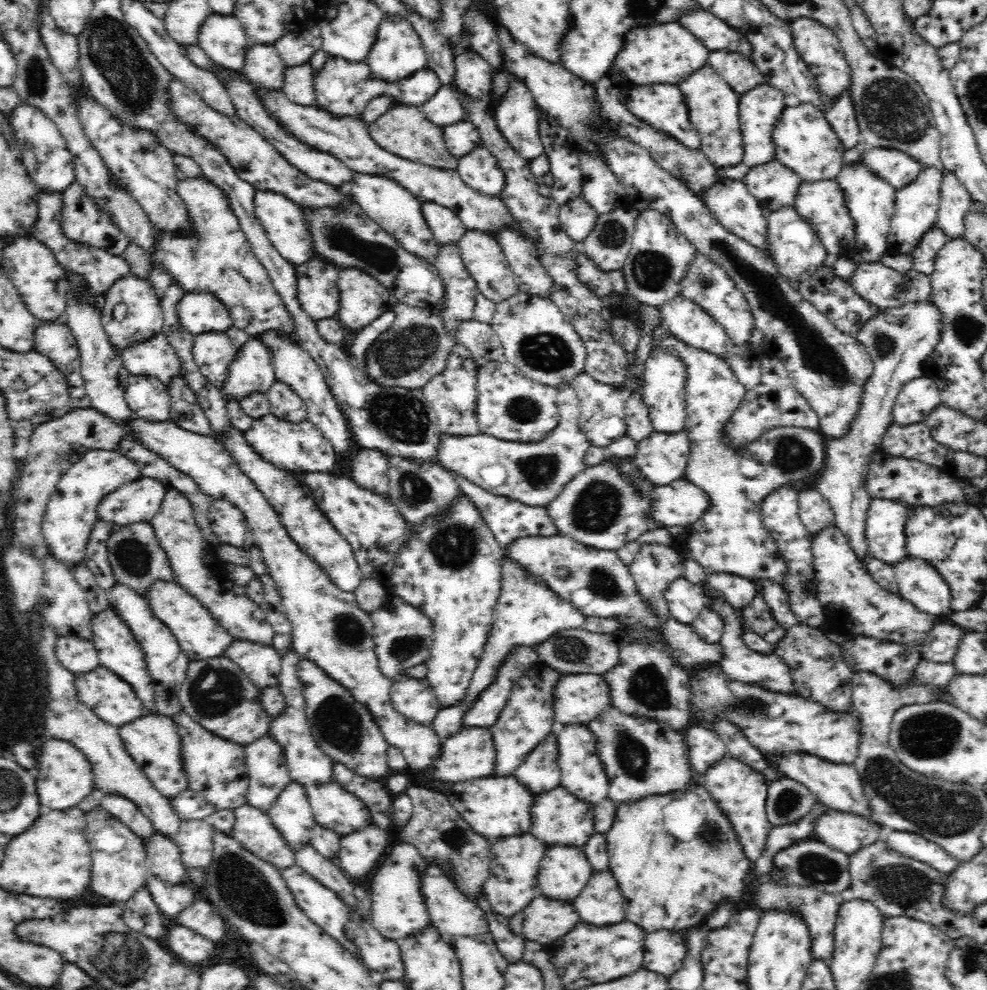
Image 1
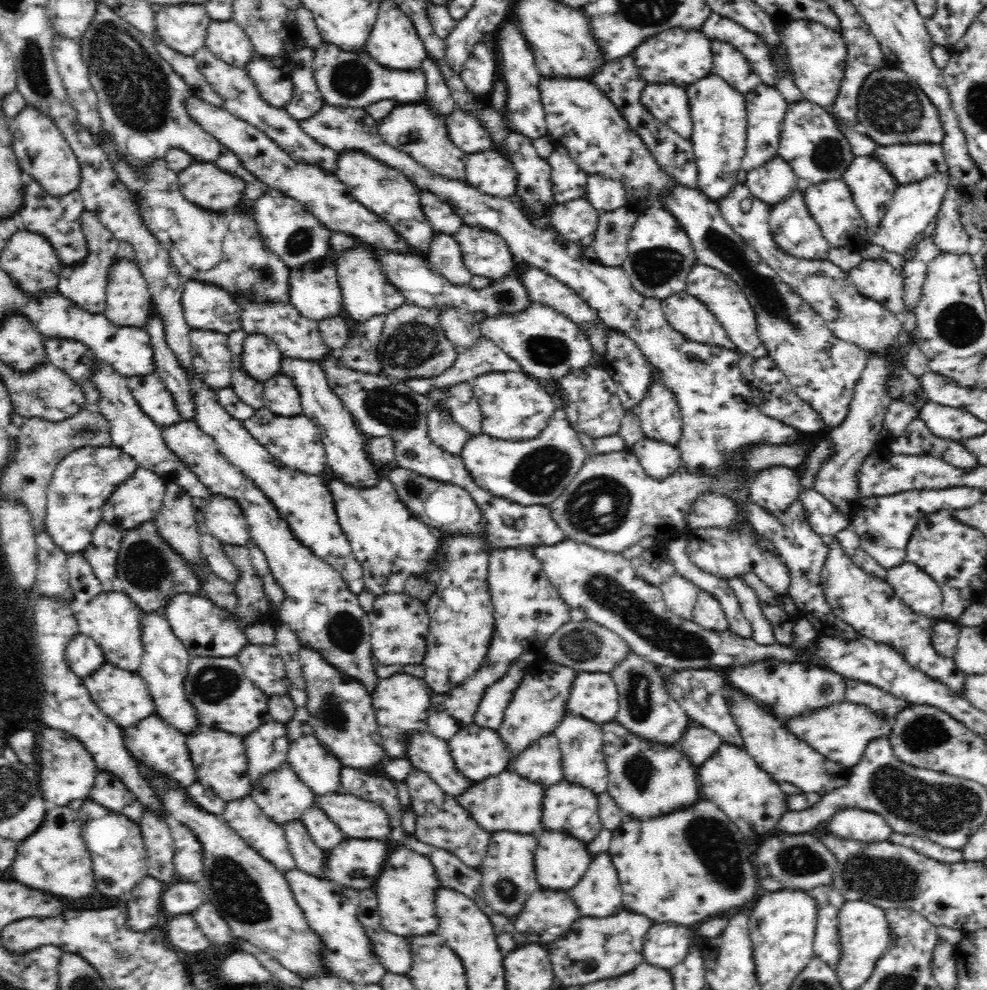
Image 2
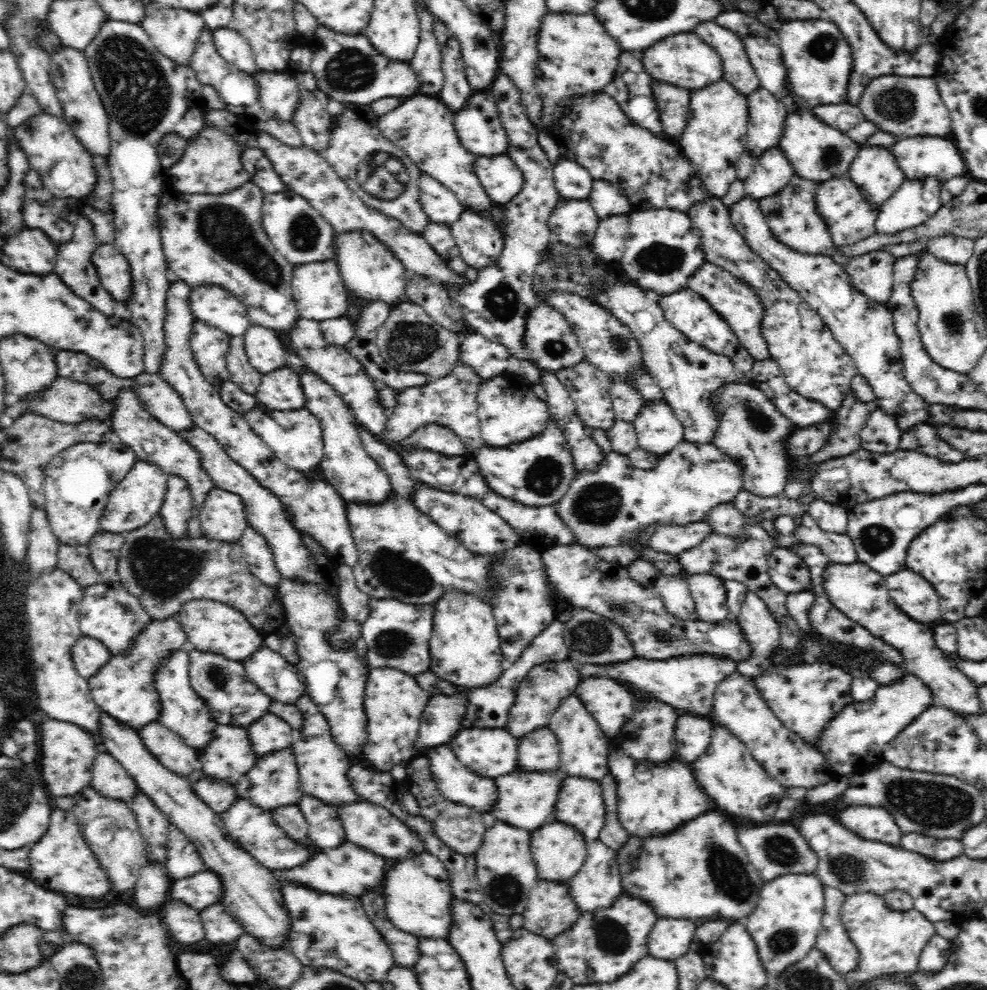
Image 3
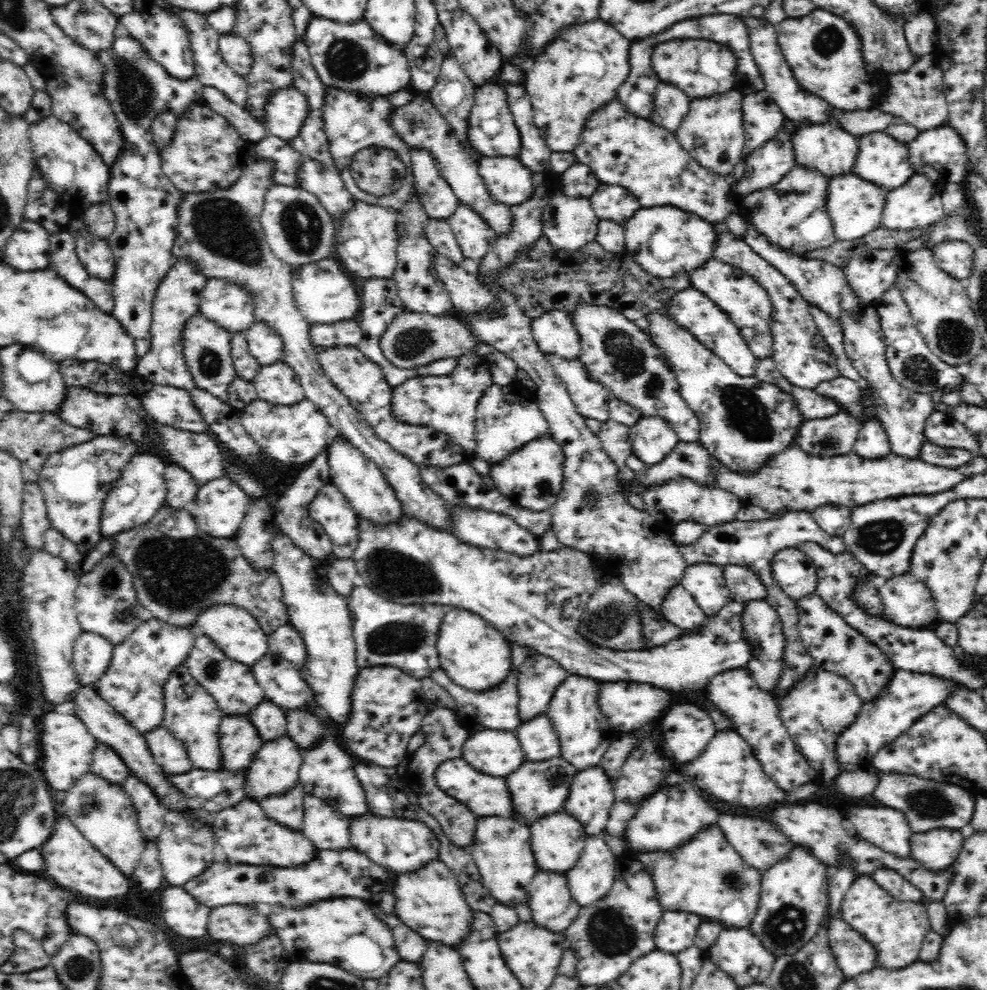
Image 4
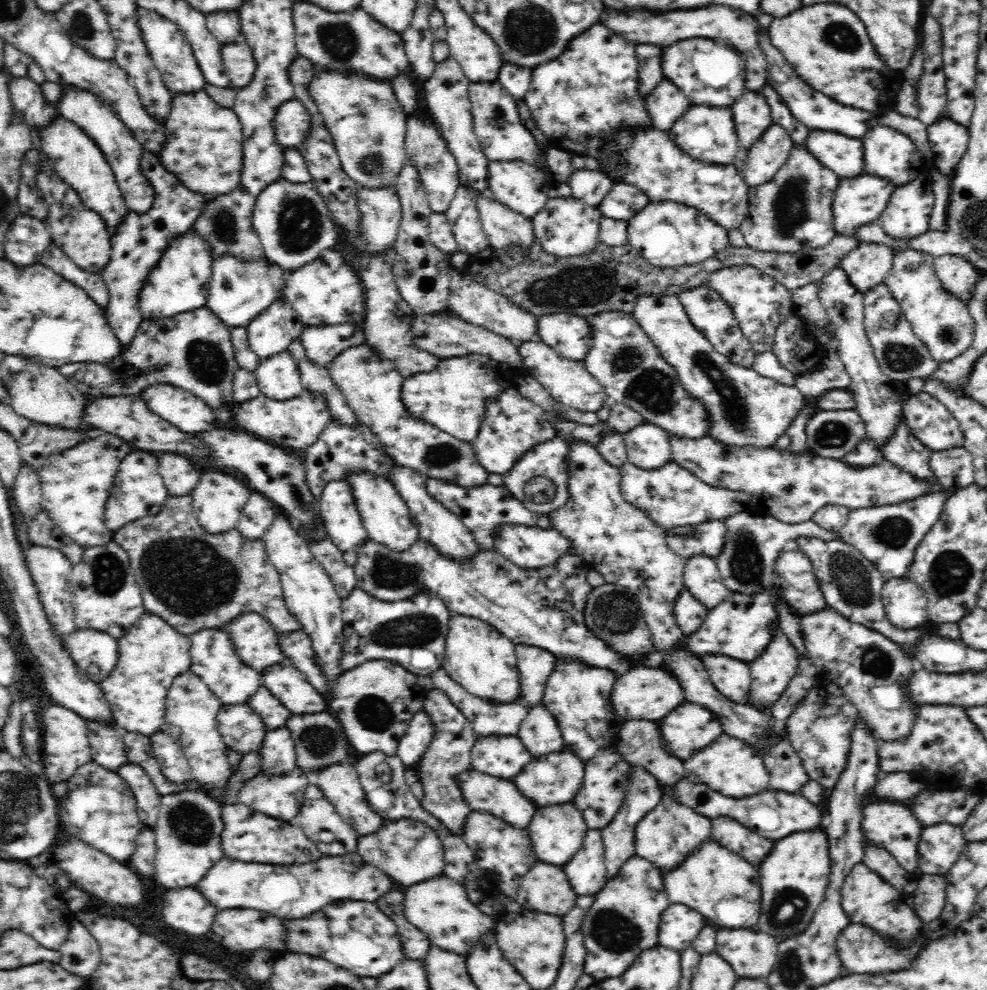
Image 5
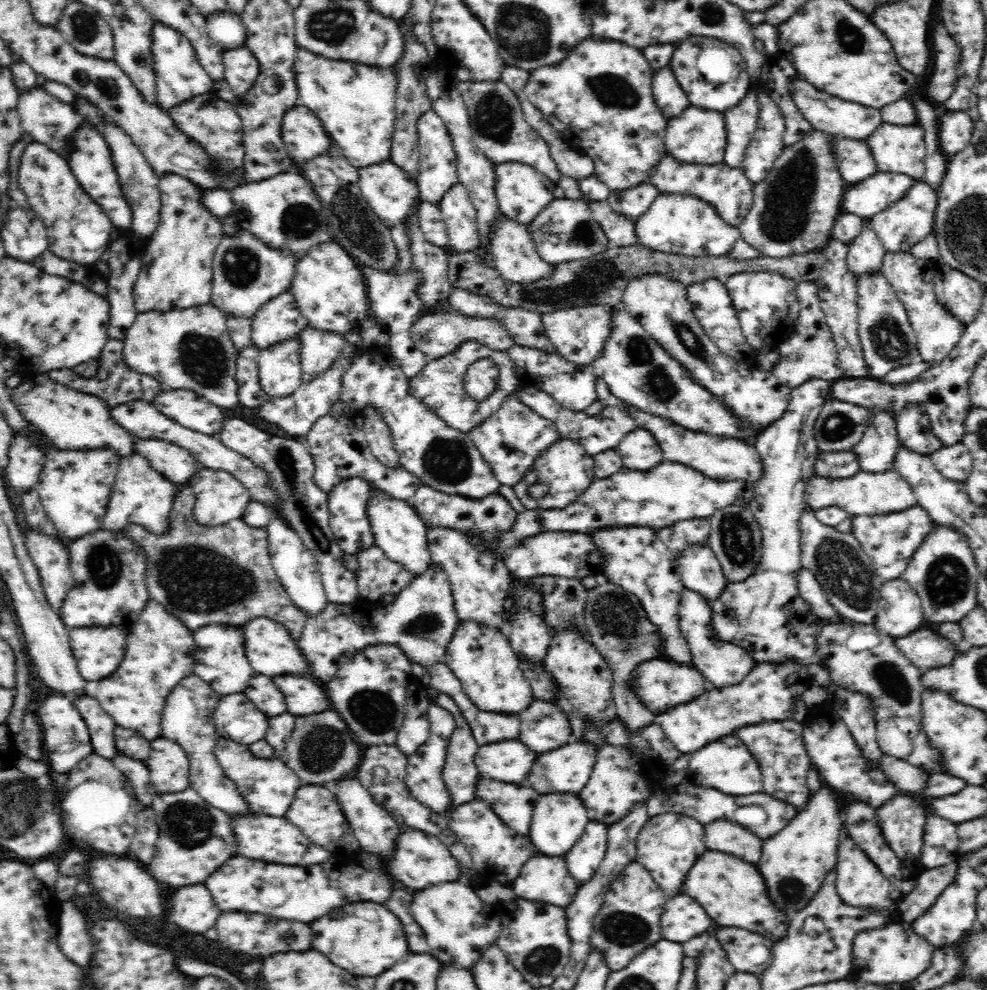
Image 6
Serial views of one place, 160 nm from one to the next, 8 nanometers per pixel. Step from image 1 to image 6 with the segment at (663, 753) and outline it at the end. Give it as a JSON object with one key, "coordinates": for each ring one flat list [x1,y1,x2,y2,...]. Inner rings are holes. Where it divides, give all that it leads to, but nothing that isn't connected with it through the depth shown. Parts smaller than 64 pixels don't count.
{"coordinates":[[656,814,658,818,648,818,648,822,640,829,637,838,637,851,635,861,642,864,652,878,668,894,679,894,682,880,686,878,688,870,697,858,706,852,704,844,704,826,698,824,694,818,686,818,682,814]]}

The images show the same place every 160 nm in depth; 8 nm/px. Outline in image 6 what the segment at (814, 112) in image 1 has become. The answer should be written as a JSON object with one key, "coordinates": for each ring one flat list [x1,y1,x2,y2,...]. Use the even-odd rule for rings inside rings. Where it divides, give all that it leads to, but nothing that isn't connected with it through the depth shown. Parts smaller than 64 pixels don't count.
{"coordinates":[[832,138,830,153,834,155,838,171,847,184,860,182,877,173,874,157,865,140]]}

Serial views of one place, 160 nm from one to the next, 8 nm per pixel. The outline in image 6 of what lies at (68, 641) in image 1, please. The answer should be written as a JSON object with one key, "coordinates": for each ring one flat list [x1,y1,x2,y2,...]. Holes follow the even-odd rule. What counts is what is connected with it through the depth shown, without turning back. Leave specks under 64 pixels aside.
{"coordinates":[[116,626,69,628,70,646,84,680,108,678,120,666,128,630]]}

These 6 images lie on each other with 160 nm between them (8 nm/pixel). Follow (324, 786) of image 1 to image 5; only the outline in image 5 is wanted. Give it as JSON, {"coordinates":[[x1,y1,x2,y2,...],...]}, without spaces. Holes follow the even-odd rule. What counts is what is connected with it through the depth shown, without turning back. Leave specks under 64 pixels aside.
{"coordinates":[[409,818,386,821,376,832,361,836,357,841,357,848,358,854,368,864,378,866,404,886,424,882,442,872,444,850,441,840,425,823]]}

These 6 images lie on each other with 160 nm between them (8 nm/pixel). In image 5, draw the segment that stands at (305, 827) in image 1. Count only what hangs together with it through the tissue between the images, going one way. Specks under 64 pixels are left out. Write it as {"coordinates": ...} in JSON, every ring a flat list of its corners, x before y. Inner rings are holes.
{"coordinates":[[288,727,268,731,261,749,262,773,266,775,285,775,298,767,295,743]]}

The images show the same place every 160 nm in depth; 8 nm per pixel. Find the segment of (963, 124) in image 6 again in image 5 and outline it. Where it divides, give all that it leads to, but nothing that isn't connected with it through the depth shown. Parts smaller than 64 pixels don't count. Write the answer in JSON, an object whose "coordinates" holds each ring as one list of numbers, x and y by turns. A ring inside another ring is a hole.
{"coordinates":[[945,115,927,127,927,133,933,156,932,160,936,168,945,177,952,178,955,172,955,166,962,160,962,155,966,152,969,143,969,129]]}

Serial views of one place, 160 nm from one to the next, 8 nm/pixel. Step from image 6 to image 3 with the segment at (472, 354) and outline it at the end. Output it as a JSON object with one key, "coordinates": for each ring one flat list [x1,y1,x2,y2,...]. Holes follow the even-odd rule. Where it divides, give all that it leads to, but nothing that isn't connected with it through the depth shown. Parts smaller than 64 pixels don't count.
{"coordinates":[[458,362,452,374,444,378,434,379,428,386,408,388,400,391,399,405,388,416,384,432,378,435,382,442,398,444,408,438,418,427,426,424,441,424,457,434,467,446,468,454,482,446,483,438,478,418,477,393,483,384,483,378,474,373,474,369]]}

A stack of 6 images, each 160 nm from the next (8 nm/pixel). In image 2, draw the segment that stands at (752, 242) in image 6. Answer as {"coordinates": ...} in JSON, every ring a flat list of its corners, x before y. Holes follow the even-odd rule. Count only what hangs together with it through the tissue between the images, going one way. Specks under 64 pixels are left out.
{"coordinates":[[802,185,784,202,771,206,769,225,774,241,785,254,804,260,825,260,829,255,830,245,804,203]]}

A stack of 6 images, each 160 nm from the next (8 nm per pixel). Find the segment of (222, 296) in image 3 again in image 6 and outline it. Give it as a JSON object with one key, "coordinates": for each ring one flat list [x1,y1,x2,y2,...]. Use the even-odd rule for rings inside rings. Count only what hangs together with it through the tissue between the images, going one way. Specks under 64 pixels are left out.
{"coordinates":[[242,229,237,237,222,237,213,259,211,303,230,318,252,319,270,299,288,292,297,259,290,252,277,252]]}

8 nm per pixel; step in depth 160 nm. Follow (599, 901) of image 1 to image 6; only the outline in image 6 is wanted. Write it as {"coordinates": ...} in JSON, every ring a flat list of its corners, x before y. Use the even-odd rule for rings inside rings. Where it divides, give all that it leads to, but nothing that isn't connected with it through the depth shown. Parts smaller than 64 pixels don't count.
{"coordinates":[[590,820,584,834,562,856,569,874,578,884,588,882,599,870,608,846,606,828,602,822]]}

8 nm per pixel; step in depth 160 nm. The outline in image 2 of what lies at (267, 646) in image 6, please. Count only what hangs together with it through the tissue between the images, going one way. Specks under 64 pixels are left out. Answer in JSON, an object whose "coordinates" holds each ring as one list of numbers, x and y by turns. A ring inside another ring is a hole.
{"coordinates":[[176,592,168,598,162,612,174,634,182,641,191,655,213,657,236,657,248,639,240,625,224,609,214,605,210,599,197,593]]}

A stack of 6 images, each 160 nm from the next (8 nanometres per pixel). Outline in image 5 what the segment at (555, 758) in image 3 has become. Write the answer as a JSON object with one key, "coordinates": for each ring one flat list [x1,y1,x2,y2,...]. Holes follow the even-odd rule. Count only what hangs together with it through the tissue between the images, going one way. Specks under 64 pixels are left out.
{"coordinates":[[543,704,529,709,522,721,518,738,532,756,563,751,564,742,558,723]]}

